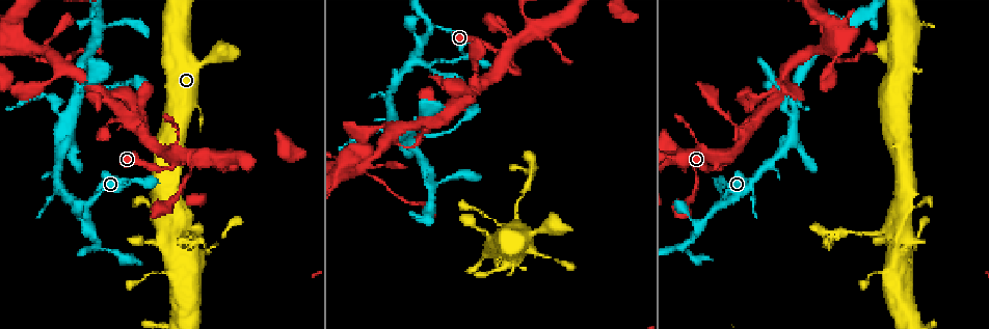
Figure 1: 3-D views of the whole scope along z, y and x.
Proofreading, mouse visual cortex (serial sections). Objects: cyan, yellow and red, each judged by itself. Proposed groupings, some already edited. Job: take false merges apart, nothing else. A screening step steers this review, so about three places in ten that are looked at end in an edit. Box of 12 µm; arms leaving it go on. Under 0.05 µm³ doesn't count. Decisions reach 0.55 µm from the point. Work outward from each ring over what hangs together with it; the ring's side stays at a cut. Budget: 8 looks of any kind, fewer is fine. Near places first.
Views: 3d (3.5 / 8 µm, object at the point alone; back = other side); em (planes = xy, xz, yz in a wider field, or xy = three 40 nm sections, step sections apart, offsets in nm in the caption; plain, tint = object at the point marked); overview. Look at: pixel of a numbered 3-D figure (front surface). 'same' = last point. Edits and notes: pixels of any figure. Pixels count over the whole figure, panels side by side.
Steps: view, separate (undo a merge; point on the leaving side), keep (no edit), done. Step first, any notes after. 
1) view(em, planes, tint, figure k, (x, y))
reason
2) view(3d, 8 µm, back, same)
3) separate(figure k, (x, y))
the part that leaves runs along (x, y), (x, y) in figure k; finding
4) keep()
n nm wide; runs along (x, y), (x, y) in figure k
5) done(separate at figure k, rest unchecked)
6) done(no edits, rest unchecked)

view(3d, 8 µm, figure 1, (86, 207))

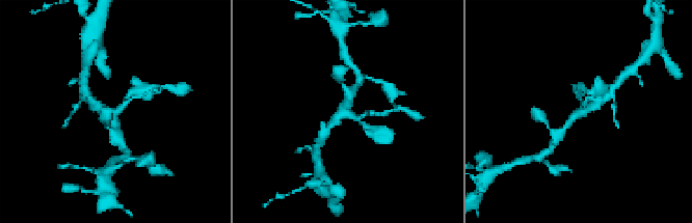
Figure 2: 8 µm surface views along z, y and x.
view(em, planes, tint, figure 2, (579, 111))
now the EM

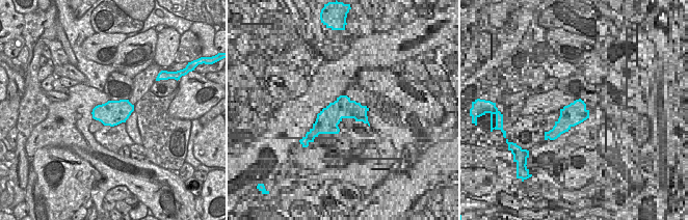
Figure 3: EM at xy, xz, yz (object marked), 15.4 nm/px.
keep()
3 arms; runs along (363, 123), (342, 113), (325, 133) in figure 2; one cell here

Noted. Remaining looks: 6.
view(3d, 8 µm, figure 1, (687, 244))
three-way junction

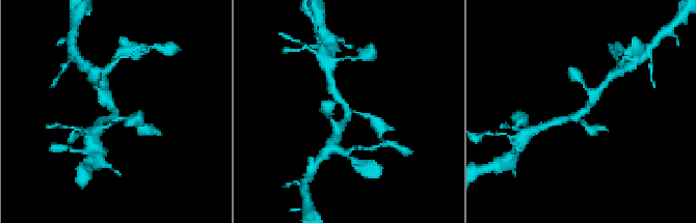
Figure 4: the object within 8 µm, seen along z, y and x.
view(em, xy, step 3, tint, figure 4, (578, 117))
3 arms; arms of 150, 250, 350 nm; shape alone is not enough

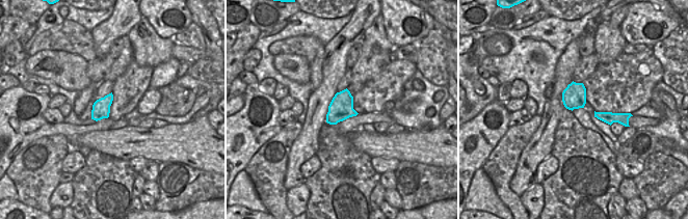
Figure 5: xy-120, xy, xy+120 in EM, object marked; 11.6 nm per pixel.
keep()
280 nm wide; runs along (106, 95), (118, 119), (140, 129) in figure 4; continuous, no second cell

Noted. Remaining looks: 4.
view(3d, 3.5 µm, figure 1, (173, 161))
sudden change in width

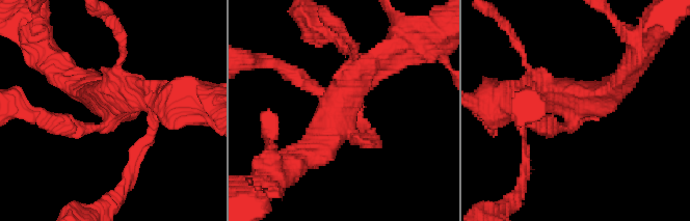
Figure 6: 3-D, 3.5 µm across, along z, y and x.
view(em, planes, tint, figure 6, (344, 108))

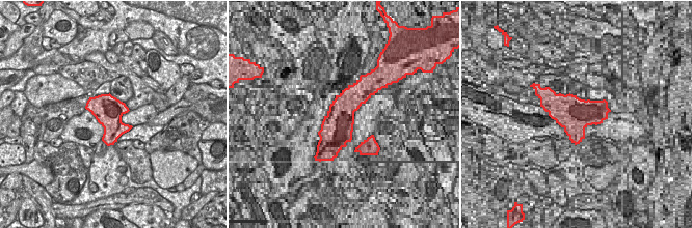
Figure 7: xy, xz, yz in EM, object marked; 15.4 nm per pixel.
keep()
runs along (545, 127), (571, 127), (621, 82) in figure 6; one cell here

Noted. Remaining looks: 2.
done(no edits, rest unchecked)

